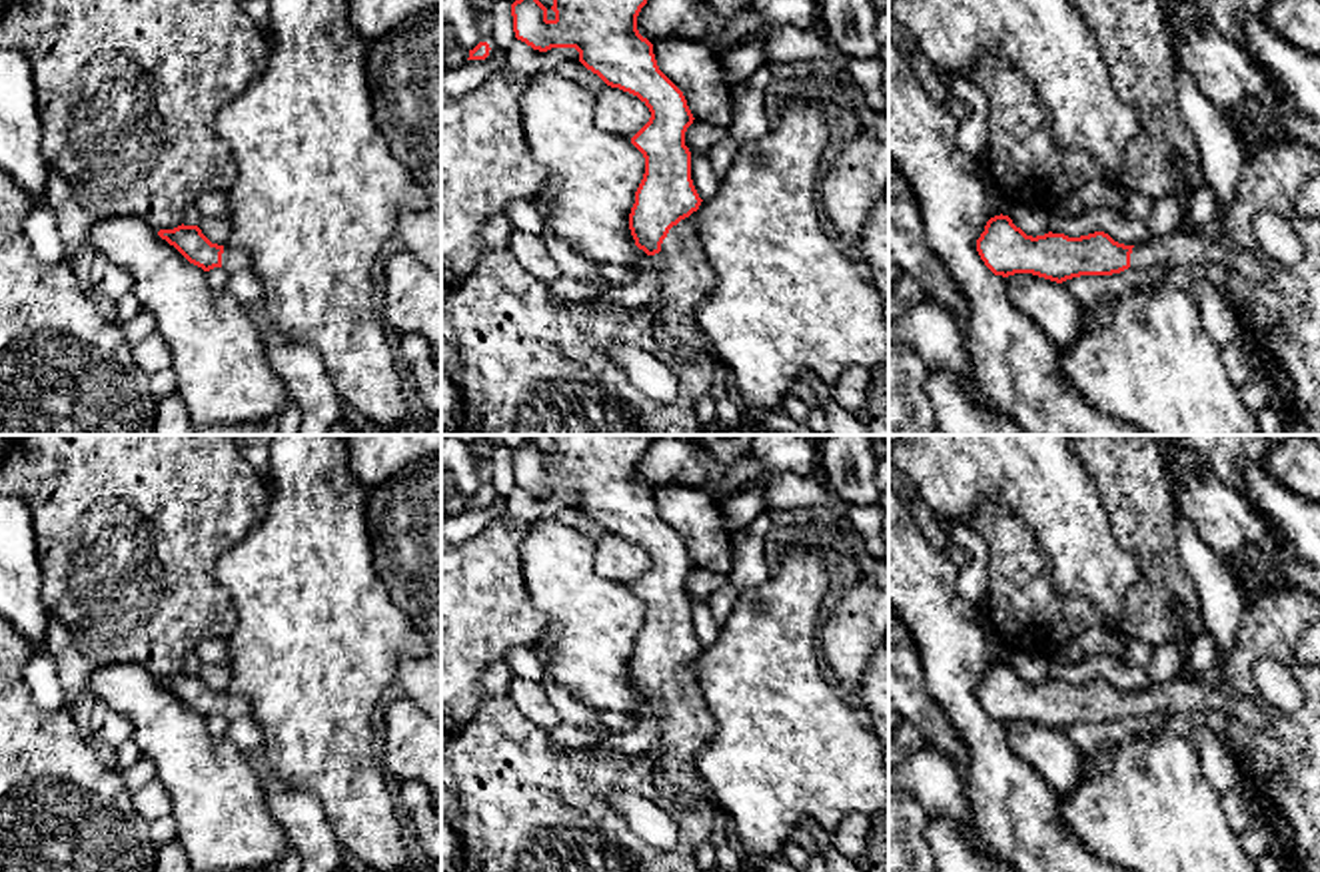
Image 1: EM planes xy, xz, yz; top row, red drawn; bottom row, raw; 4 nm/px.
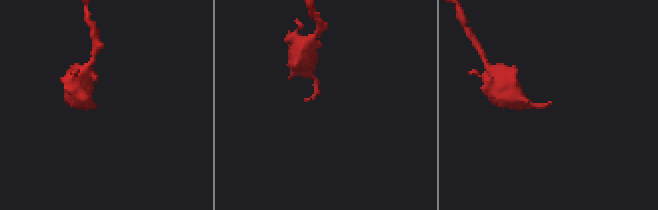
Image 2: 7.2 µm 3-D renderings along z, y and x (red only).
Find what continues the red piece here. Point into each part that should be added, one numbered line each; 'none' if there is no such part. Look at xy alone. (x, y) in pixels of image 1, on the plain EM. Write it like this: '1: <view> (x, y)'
1: xy (234, 707)

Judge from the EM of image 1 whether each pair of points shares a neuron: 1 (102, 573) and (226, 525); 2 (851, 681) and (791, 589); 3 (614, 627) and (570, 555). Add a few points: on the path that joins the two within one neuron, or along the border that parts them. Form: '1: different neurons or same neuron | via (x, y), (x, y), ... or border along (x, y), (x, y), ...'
1: same neuron | via (132, 543), (148, 527), (196, 525)
2: different neurons | border along (821, 621), (817, 643)
3: same neuron | via (596, 609), (570, 583), (570, 573)

